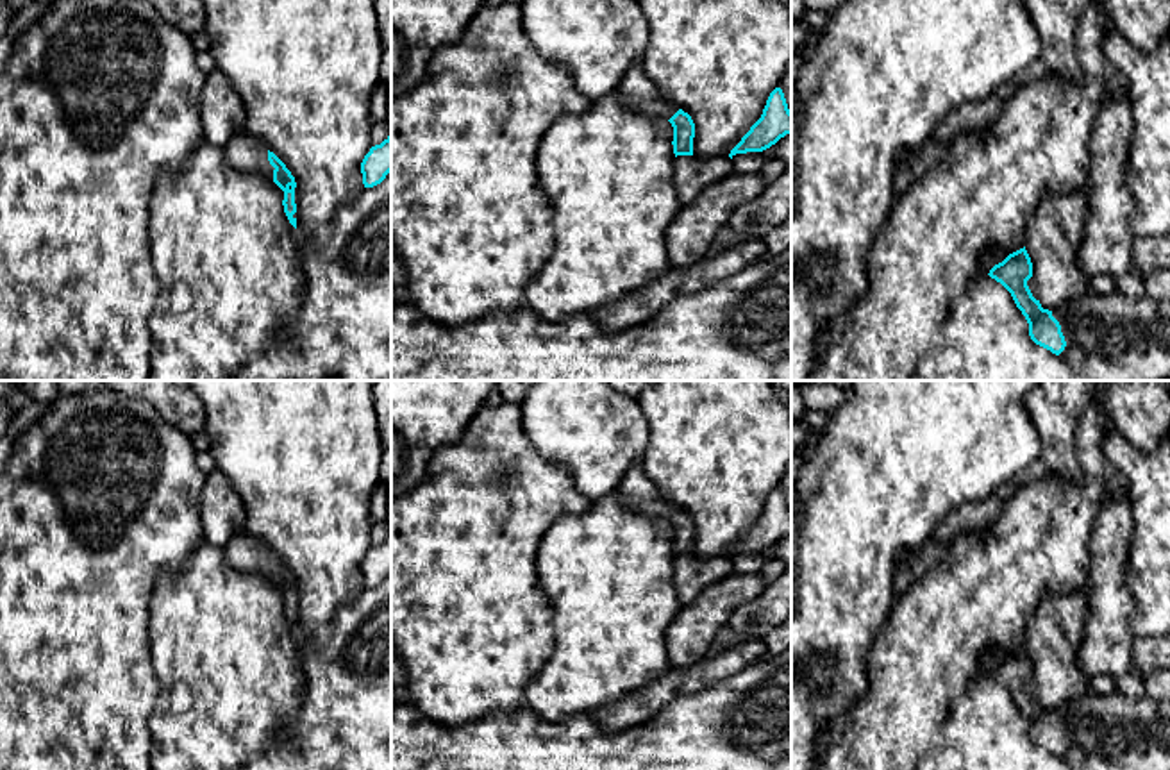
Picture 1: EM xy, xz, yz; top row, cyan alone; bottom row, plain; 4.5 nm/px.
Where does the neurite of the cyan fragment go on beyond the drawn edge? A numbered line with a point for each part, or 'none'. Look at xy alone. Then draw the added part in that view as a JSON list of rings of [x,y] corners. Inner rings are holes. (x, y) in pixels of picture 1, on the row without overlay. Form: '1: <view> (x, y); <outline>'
1: xy (243, 552); [[[241,534],[232,538],[225,547],[223,547],[227,563],[232,568],[241,568],[247,572],[261,573],[270,579],[273,579],[273,566],[268,561],[268,548],[250,538],[248,534]]]

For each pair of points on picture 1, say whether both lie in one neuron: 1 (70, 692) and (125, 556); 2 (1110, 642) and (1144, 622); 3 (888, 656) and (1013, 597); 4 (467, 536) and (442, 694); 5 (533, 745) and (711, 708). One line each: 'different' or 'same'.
1: same
2: different
3: same
4: same
5: same

